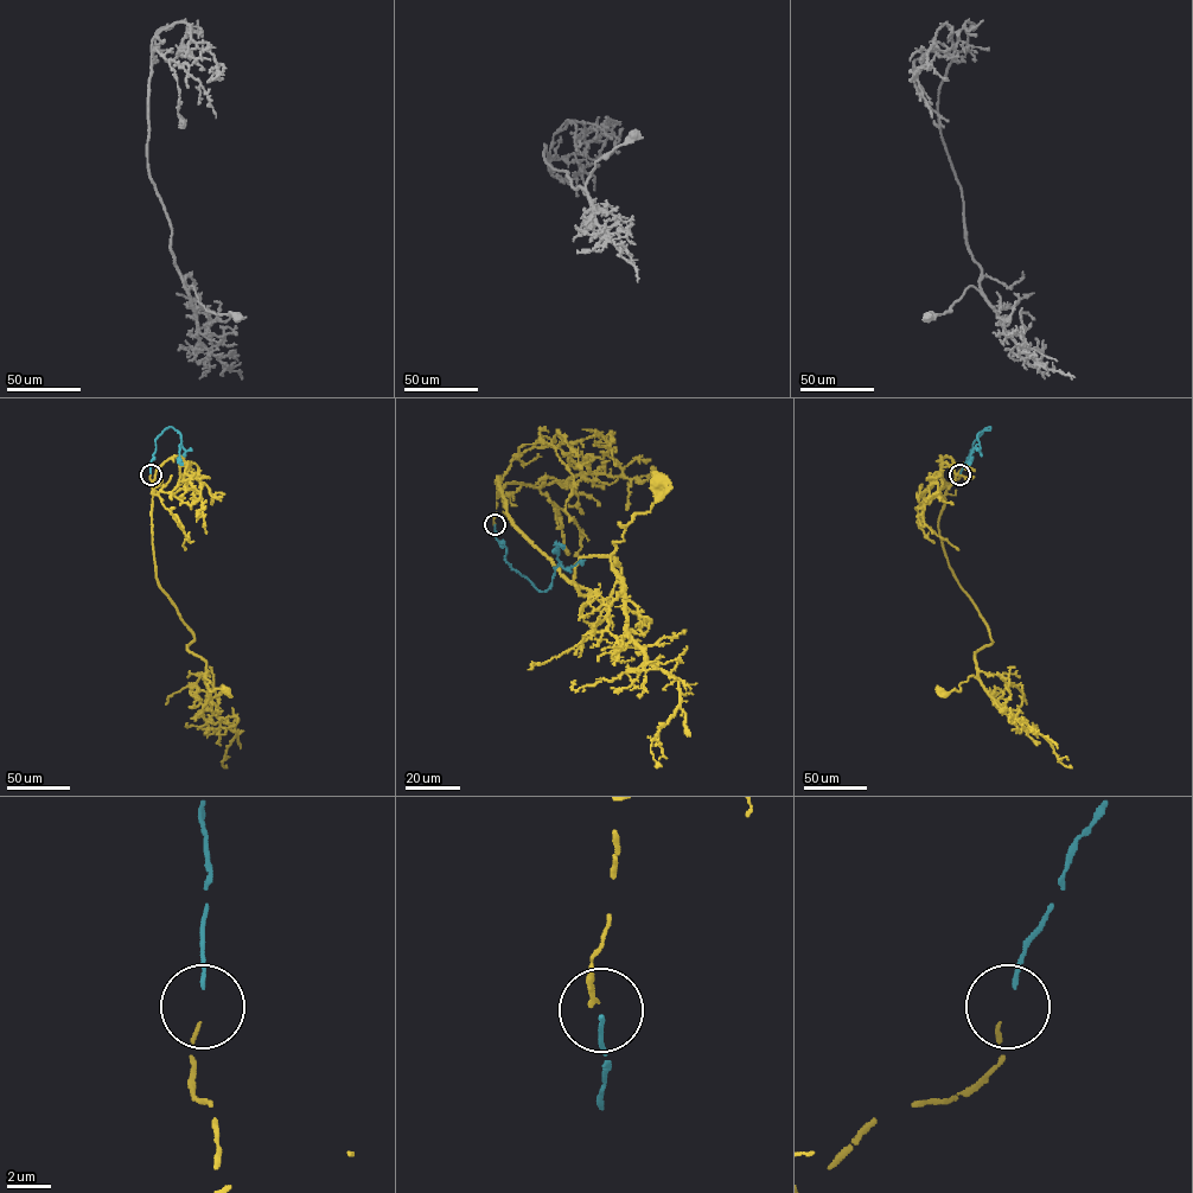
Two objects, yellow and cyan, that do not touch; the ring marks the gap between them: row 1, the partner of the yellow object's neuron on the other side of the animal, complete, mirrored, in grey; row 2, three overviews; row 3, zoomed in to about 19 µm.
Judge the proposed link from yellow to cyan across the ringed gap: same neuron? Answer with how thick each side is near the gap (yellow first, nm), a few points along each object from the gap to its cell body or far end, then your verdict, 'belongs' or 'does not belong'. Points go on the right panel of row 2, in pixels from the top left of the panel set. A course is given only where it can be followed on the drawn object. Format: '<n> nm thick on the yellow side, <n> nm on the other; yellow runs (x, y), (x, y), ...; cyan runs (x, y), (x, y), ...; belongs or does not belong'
180 nm thick on the yellow side, 190 nm on the other; yellow runs (959, 476), (948, 485), (938, 533), (991, 643), (975, 652), (978, 680), (939, 691); cyan runs (961, 473), (975, 440), (990, 427), (977, 435), (980, 444), (973, 450), (971, 463); belongs

